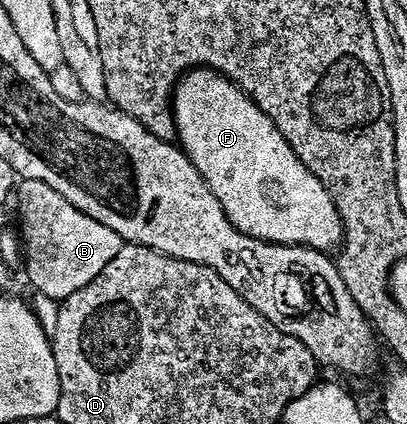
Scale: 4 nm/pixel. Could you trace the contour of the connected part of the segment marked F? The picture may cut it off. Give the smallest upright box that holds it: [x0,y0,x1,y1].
[172,69,343,253]

